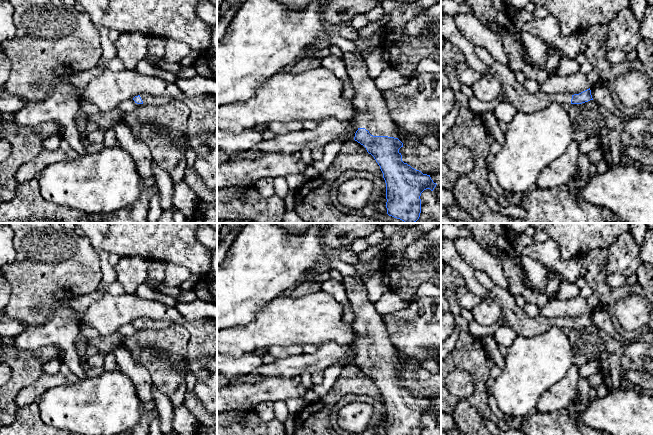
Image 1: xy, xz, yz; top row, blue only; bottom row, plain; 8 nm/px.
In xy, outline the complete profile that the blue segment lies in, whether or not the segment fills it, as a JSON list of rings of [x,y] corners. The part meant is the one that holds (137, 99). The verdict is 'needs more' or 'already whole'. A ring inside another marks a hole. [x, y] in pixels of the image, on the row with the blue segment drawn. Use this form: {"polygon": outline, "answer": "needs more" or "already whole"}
{"polygon": [[[143,94],[143,95],[135,96],[133,100],[137,104],[146,104],[146,105],[153,105],[153,106],[166,105],[168,102],[171,101],[168,97],[153,96],[150,94]]], "answer": "needs more"}

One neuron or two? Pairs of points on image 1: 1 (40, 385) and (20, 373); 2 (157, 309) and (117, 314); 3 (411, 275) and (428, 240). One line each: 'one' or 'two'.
1: two
2: one
3: two

